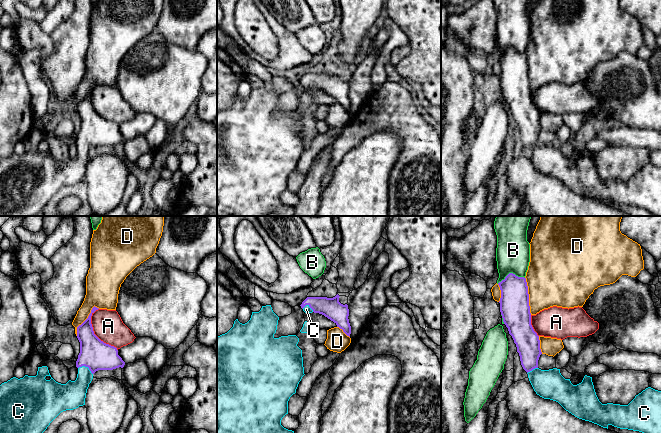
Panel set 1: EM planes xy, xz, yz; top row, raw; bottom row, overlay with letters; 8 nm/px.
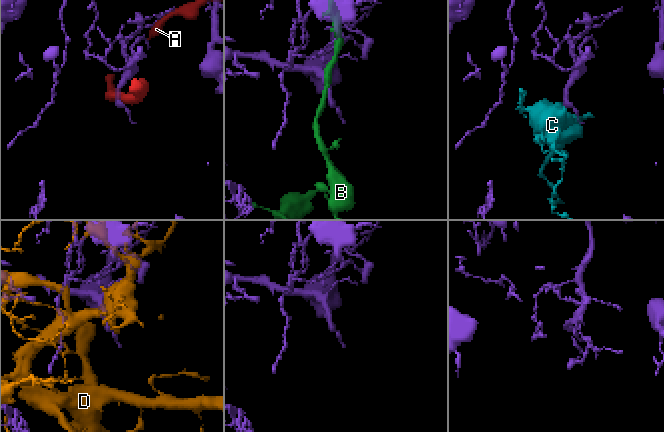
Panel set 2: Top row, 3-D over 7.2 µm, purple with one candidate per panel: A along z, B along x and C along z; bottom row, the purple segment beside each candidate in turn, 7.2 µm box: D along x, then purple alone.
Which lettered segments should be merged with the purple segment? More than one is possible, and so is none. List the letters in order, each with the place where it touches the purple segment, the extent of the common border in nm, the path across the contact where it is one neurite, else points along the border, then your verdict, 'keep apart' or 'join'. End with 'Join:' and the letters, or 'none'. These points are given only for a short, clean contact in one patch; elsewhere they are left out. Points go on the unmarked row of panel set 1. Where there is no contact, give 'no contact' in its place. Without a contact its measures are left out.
A: contact xy (93, 109); length 380 nm; keep apart
B: contact yz (510, 49); length 220 nm; keep apart
C: contact xy (86, 142); length 130 nm; way xy (95, 130), (86, 142), (82, 159), (73, 169); join
D: contact yz (528, 72); length 300 nm; keep apart
Join: C

